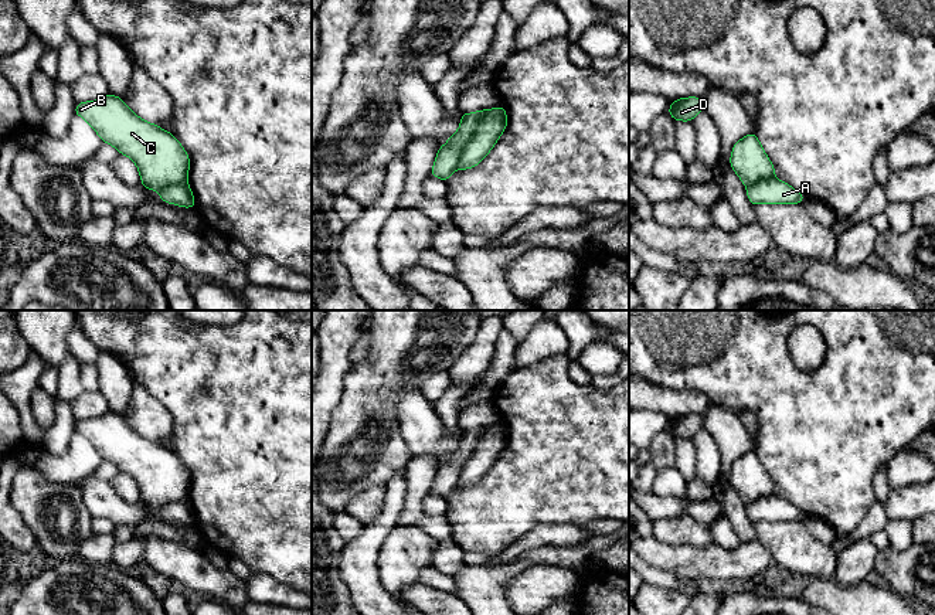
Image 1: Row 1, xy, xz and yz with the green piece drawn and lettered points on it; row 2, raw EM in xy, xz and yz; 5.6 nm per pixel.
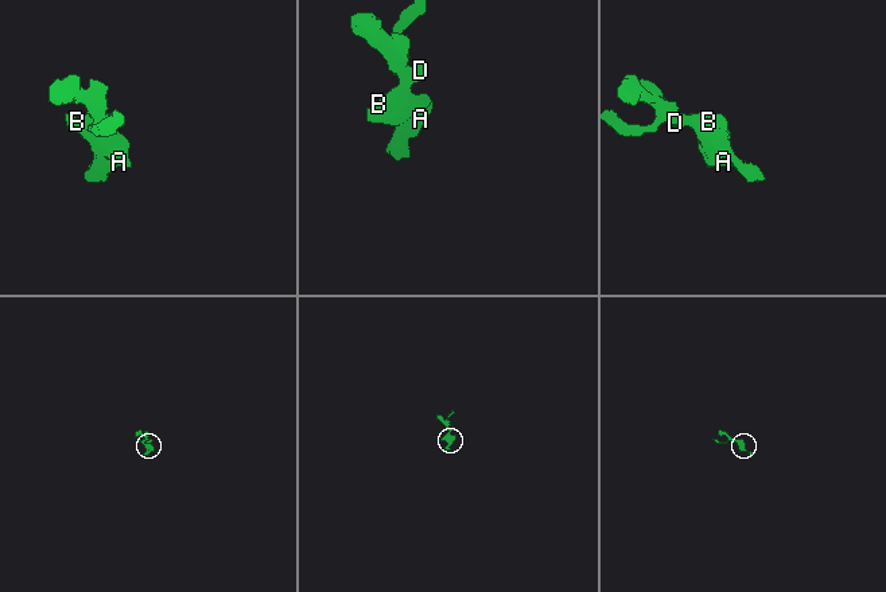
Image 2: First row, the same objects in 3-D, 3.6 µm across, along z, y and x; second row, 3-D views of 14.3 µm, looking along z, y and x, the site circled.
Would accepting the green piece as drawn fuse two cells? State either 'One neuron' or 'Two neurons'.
Two neurons

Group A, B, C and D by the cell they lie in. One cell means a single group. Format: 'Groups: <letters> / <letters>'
Groups: A / B C D

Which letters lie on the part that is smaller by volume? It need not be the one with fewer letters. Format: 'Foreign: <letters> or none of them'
Foreign: A

